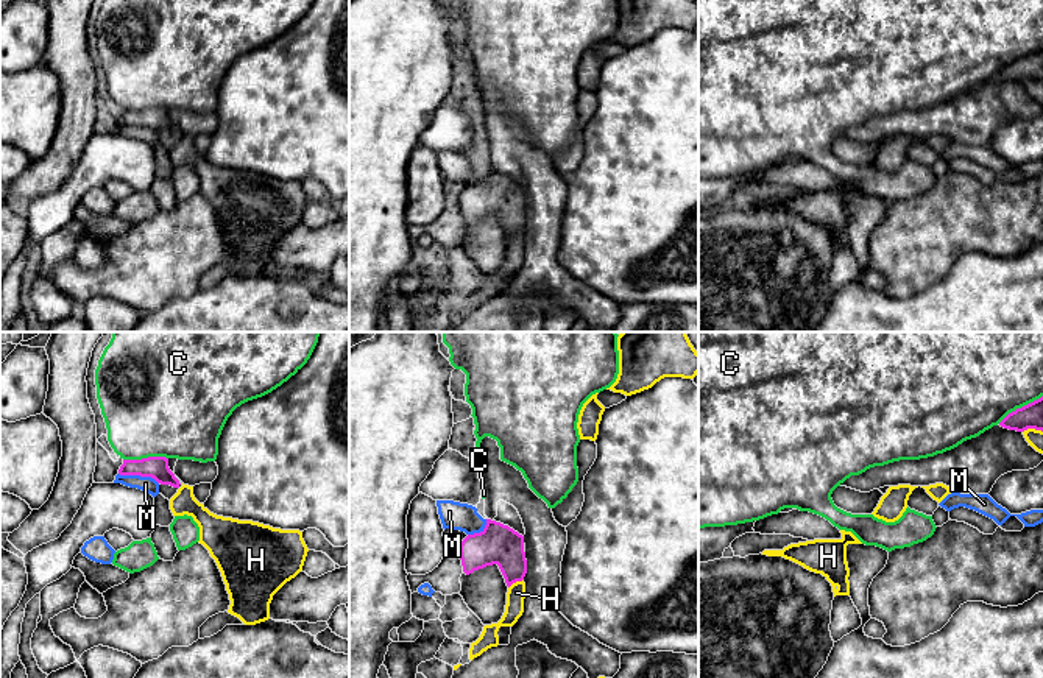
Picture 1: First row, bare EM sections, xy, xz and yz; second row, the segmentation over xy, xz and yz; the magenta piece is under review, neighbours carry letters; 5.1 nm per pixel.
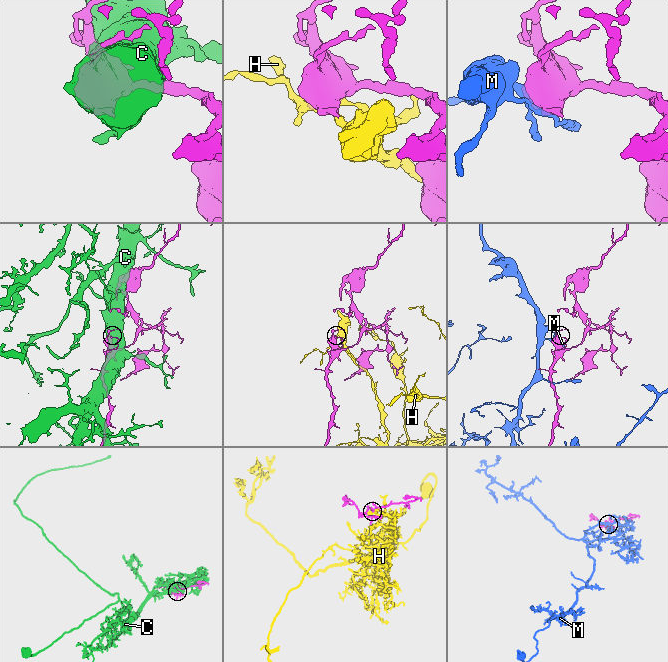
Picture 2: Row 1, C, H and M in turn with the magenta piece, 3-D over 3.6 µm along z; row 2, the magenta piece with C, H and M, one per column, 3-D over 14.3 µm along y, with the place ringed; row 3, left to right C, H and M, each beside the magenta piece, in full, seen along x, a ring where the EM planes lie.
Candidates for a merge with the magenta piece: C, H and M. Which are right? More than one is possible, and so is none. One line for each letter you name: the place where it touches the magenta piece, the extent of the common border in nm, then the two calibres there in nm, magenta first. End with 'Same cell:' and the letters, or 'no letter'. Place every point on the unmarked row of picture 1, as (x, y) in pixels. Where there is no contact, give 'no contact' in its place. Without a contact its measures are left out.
Same cell: no letter

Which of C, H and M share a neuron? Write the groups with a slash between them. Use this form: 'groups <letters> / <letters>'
groups C / H / M

